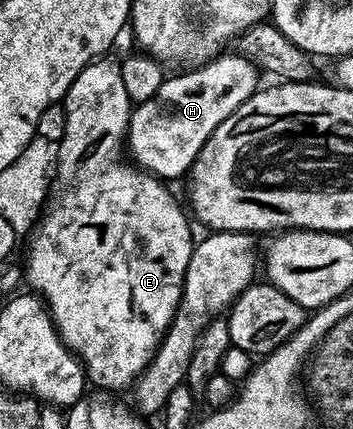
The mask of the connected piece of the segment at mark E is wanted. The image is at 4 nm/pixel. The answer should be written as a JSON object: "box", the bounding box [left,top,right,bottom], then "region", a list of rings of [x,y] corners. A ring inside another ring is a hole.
{"box":[22,56,194,392],"region":[[[101,56],[82,68],[64,93],[62,105],[66,112],[66,132],[59,143],[55,193],[27,239],[28,263],[22,270],[26,282],[28,278],[33,286],[29,287],[43,298],[60,339],[80,359],[87,381],[105,392],[121,392],[127,391],[152,362],[172,317],[176,315],[194,237],[188,227],[189,215],[180,211],[175,196],[164,187],[167,185],[155,174],[120,159],[120,150],[122,154],[126,146],[128,117],[132,115],[134,103],[126,96],[120,62],[110,59]]]}

